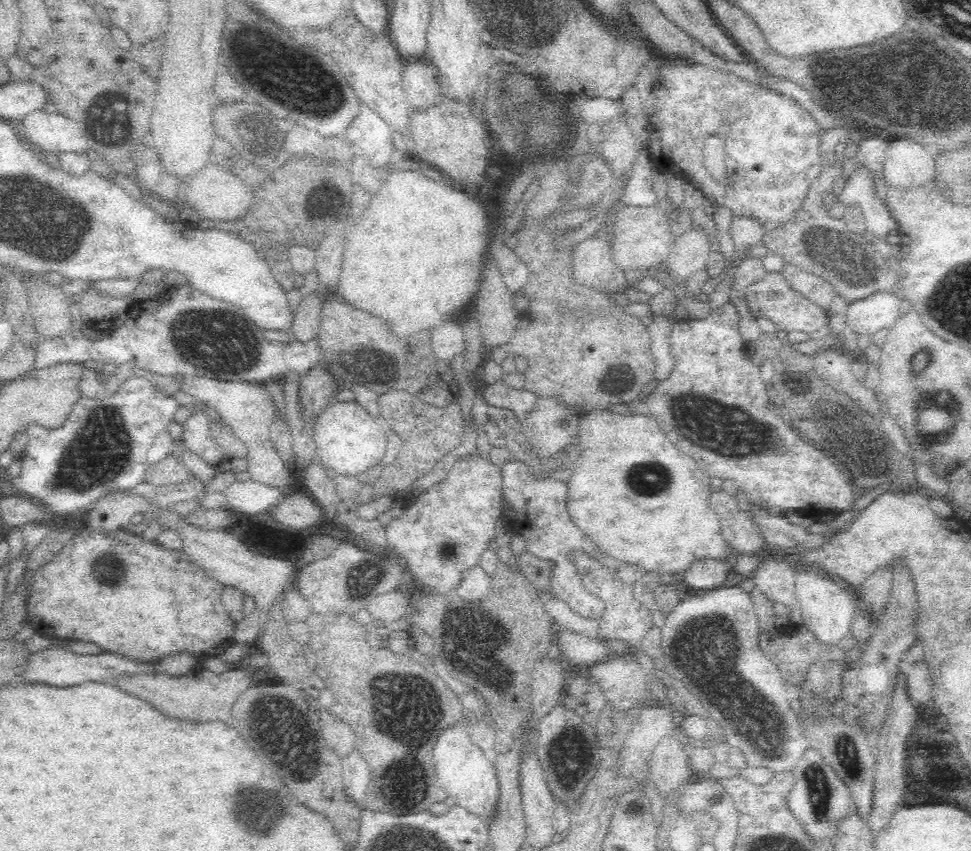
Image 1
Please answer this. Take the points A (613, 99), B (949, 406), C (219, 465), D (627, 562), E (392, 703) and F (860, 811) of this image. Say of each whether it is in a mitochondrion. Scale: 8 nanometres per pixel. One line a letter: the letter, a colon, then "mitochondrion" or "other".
A: other
B: other
C: other
D: other
E: mitochondrion
F: other

